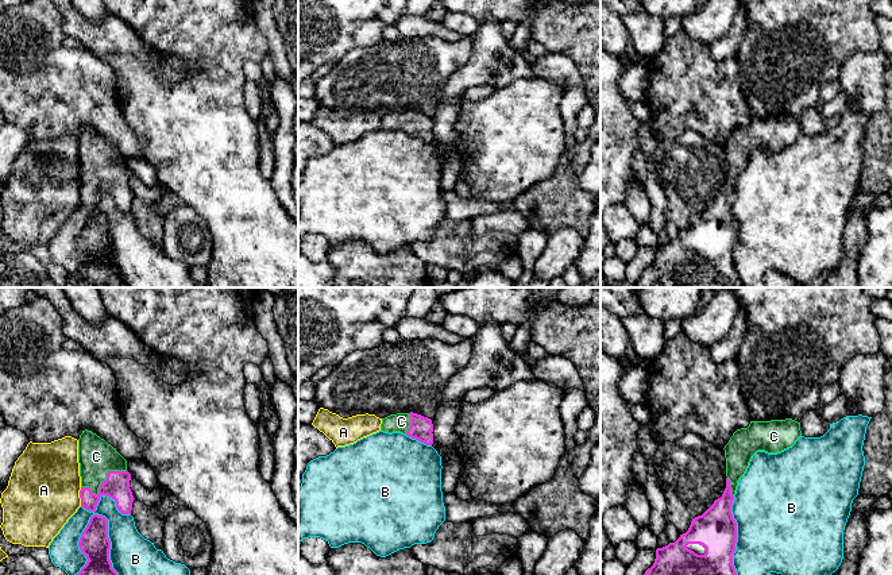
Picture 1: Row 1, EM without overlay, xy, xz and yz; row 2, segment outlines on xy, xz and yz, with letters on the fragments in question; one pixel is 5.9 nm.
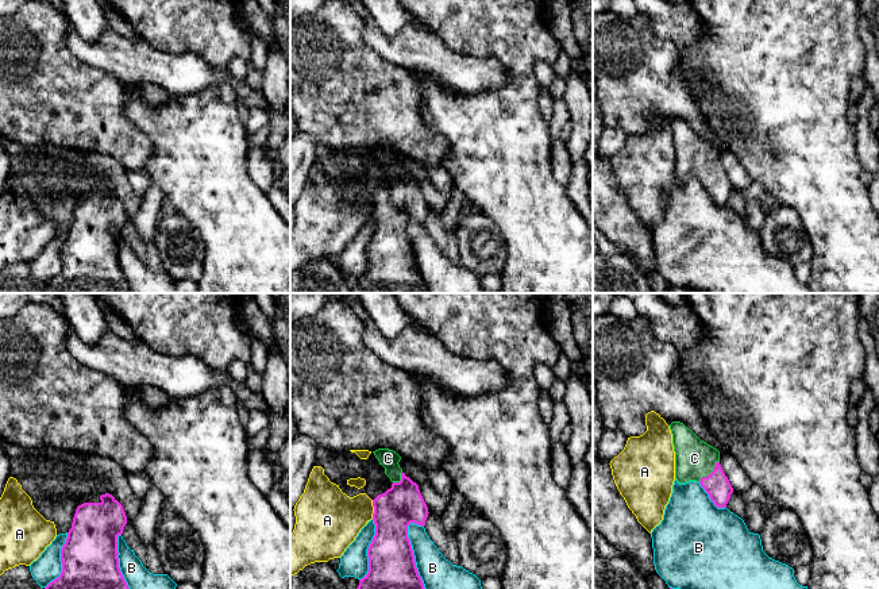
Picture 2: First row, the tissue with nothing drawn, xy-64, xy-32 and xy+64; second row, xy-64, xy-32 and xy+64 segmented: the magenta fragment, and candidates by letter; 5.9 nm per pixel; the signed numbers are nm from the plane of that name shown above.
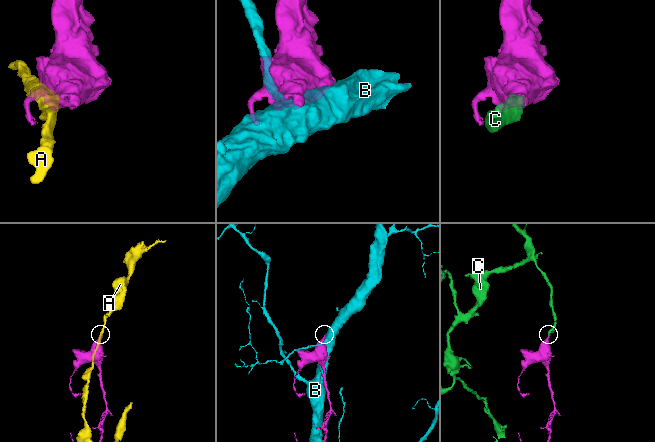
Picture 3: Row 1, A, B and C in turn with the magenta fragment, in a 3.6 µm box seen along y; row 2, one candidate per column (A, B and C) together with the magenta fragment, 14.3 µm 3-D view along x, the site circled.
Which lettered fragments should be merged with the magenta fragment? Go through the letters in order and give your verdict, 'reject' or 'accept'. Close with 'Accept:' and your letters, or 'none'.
A: reject
B: reject
C: accept
Accept: C

